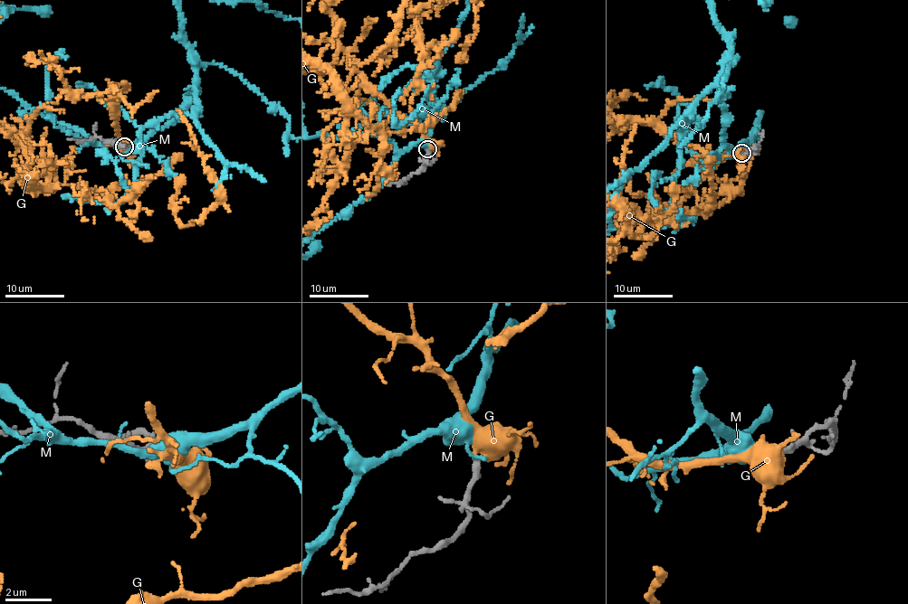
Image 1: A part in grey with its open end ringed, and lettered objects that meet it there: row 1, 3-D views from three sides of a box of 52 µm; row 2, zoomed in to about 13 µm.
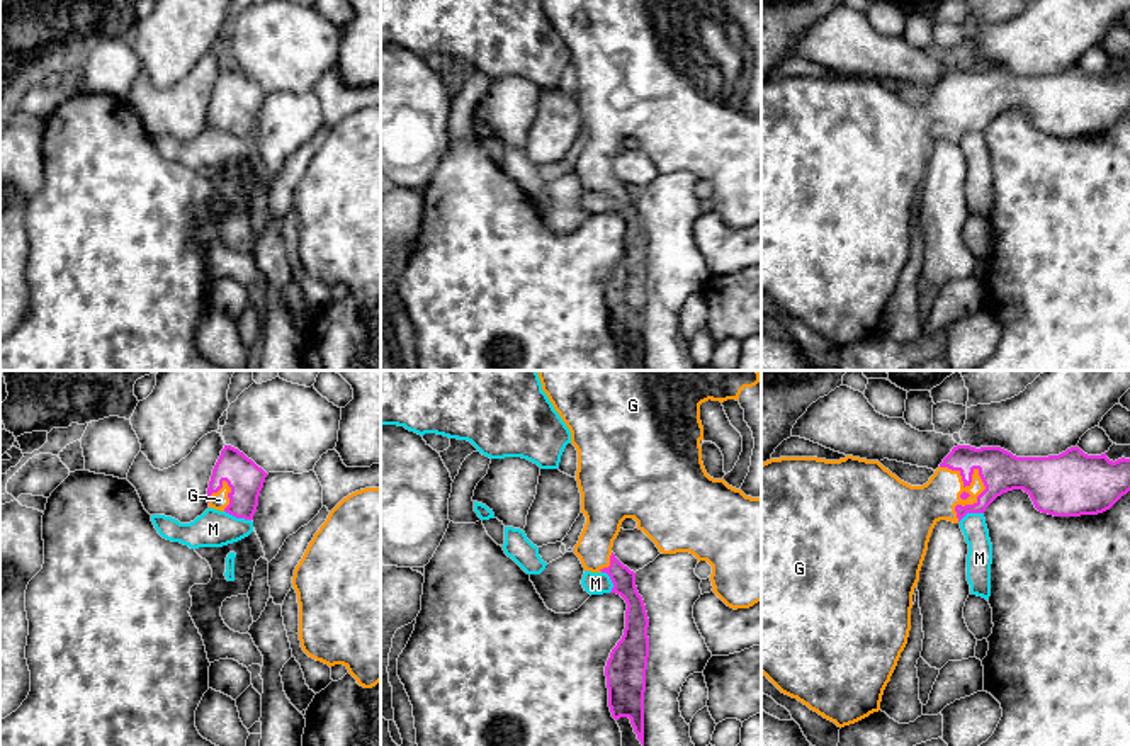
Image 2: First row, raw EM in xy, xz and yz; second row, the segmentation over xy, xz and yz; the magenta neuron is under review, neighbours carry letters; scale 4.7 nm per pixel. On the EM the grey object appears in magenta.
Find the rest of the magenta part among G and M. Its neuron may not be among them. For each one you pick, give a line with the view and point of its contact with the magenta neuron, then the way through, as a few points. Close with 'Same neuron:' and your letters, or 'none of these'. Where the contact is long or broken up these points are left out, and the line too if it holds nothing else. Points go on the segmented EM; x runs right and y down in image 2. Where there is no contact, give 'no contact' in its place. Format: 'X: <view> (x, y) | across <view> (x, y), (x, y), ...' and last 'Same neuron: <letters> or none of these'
G: yz (981, 478) | across yz (1001, 471), (988, 471), (981, 478), (937, 500)
Same neuron: G

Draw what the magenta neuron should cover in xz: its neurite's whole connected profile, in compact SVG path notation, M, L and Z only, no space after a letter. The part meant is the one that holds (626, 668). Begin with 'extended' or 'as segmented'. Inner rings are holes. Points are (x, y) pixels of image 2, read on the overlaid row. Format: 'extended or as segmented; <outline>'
extended; M537 370L542 391L571 432L571 444L578 450L576 481L581 493L585 528L574 545L585 571L607 573L613 583L610 593L620 595L625 603L625 629L612 649L605 666L608 707L612 717L629 717L644 746L644 692L649 658L649 619L642 596L636 586L636 573L624 566L612 552L613 540L625 518L634 518L663 554L690 552L698 562L712 566L712 591L731 608L749 608L761 602L761 498L746 496L724 479L707 474L702 462L703 427L700 404L739 399L744 387L756 386L758 370Z

